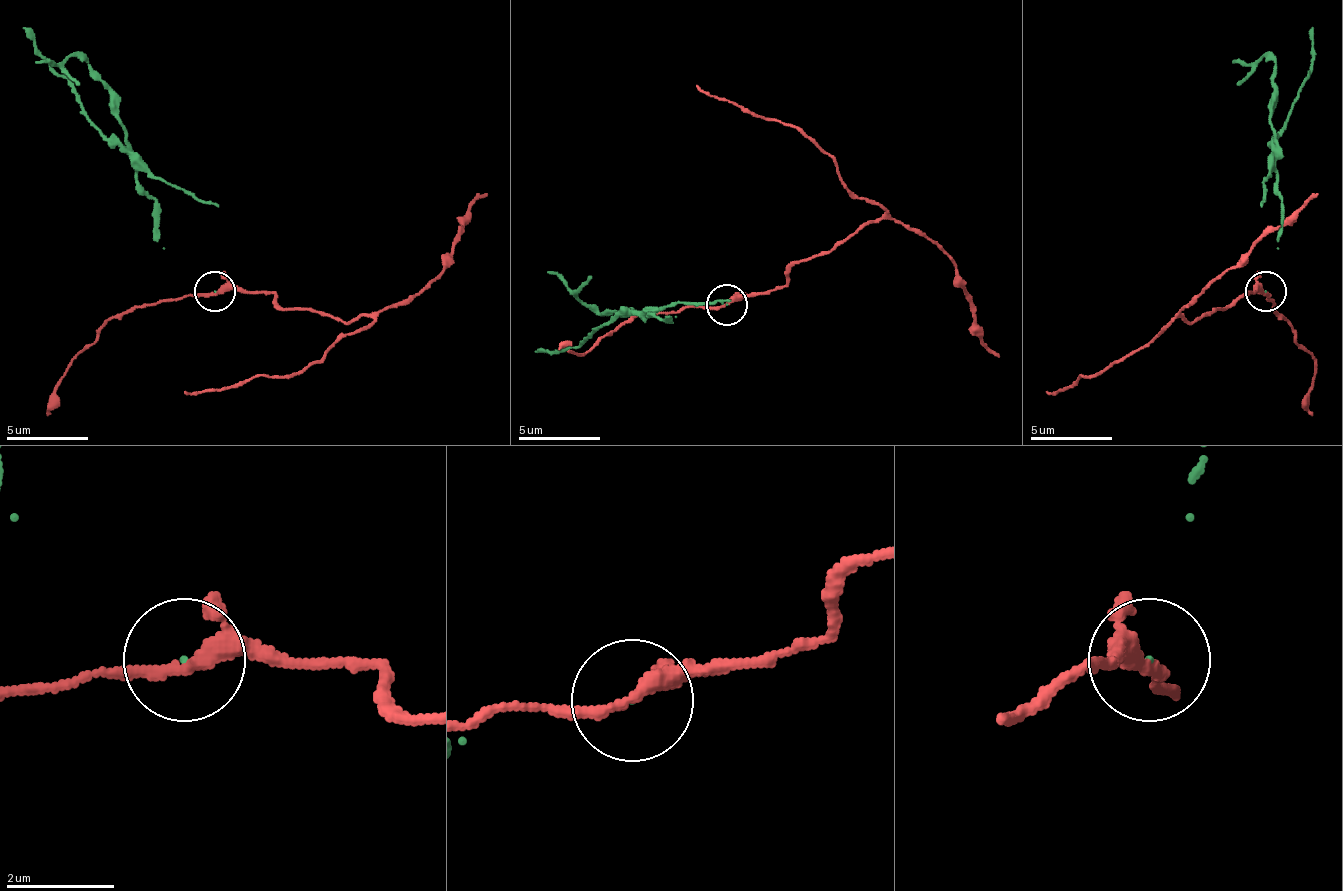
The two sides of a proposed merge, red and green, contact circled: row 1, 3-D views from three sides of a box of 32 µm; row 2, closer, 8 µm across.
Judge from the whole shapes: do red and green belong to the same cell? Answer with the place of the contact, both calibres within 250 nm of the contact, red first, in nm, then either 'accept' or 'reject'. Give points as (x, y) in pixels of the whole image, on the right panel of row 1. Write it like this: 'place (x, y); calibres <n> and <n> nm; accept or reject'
place (1265, 291); calibres 240 and 30 nm; reject

